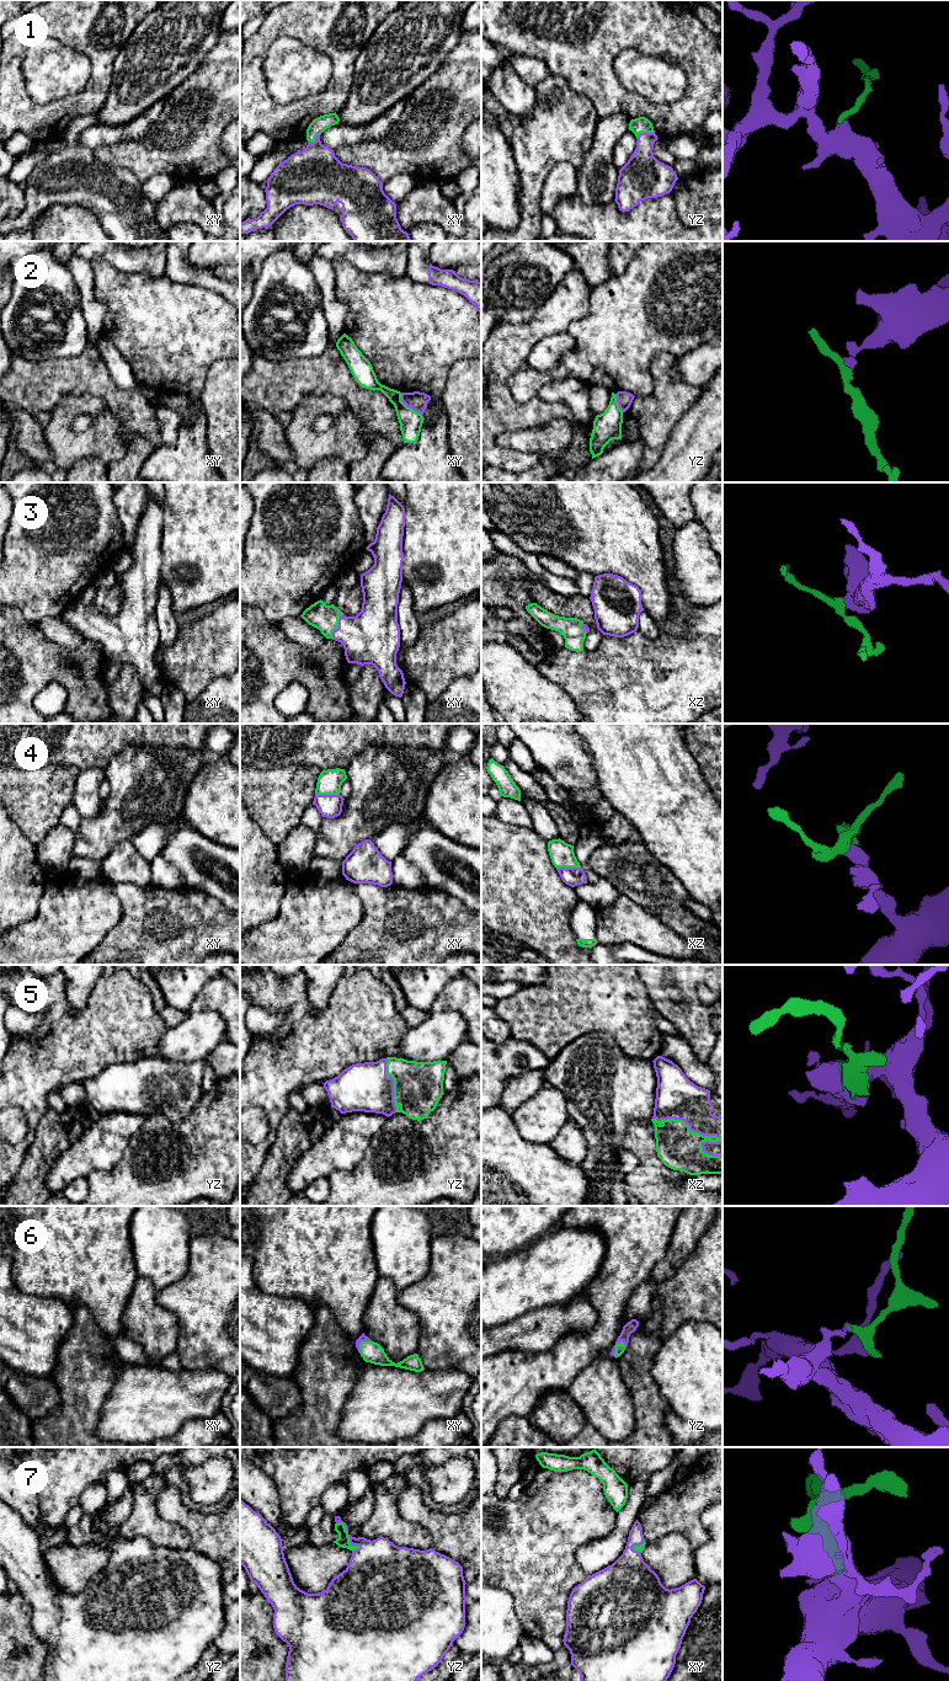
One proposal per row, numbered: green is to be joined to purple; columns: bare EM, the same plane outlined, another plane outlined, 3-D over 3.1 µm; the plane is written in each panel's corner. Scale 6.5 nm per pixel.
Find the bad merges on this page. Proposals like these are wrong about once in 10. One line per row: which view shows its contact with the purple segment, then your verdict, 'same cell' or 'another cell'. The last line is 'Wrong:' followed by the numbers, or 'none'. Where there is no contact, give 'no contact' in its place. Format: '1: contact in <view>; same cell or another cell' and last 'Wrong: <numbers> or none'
1: contact in yz; same cell
2: contact in xy; another cell
3: contact in xy; same cell
4: contact in xy; same cell
5: contact in xz; same cell
6: contact in yz; same cell
7: contact in yz; same cell
Wrong: 2

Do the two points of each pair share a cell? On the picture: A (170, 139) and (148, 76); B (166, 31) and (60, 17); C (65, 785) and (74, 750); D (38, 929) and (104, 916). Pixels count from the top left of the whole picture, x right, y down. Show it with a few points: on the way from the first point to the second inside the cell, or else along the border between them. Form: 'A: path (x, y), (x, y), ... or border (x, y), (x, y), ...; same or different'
A: border (185, 78), (165, 99); different
B: border (150, 12), (134, 28), (120, 52); different
C: border (52, 763), (72, 764), (80, 770); different
D: path (54, 929), (63, 929), (76, 916), (88, 916); same

